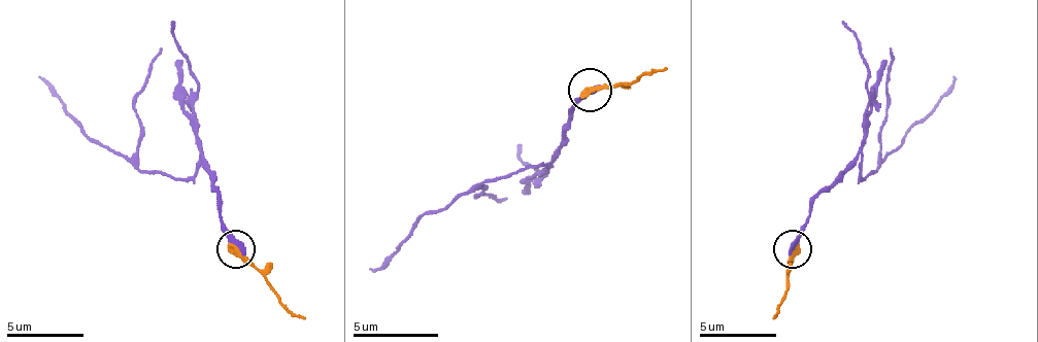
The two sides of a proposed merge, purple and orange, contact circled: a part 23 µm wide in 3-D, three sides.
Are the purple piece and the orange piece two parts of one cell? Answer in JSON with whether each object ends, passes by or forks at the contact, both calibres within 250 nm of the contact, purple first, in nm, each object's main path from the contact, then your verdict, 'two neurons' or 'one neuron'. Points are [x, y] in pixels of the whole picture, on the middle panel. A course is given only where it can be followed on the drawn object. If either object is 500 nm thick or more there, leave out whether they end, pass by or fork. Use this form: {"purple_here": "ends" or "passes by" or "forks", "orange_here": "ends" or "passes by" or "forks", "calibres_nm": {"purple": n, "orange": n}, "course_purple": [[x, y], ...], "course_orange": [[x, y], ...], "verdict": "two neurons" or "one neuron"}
{"purple_here": "ends", "orange_here": "ends", "calibres_nm": {"purple": 360, "orange": 480}, "course_purple": [[591, 89], [573, 105], [553, 157], [523, 170], [475, 182], [428, 212], [368, 268]], "course_orange": [[591, 89], [633, 84], [668, 67]], "verdict": "two neurons"}

